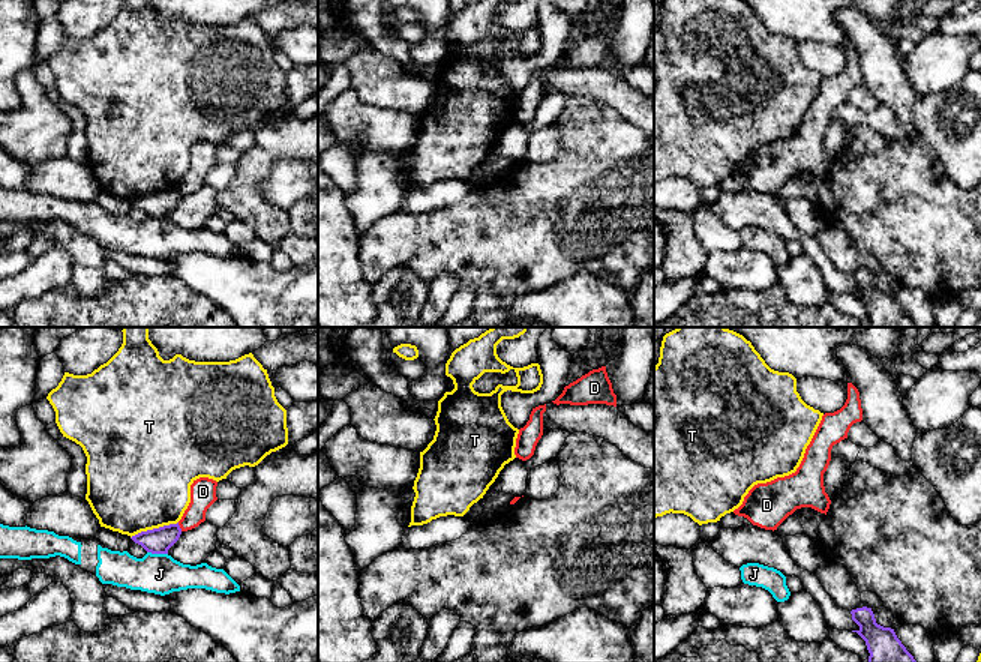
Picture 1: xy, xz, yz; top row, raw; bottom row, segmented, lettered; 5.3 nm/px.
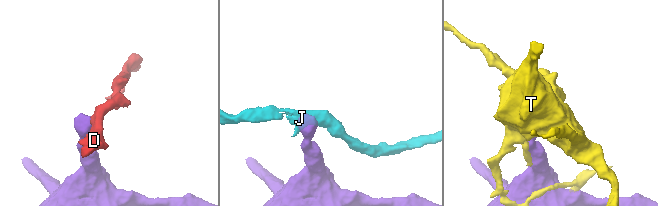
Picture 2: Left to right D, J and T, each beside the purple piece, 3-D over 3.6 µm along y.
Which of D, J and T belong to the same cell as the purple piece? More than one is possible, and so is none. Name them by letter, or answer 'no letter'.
no letter

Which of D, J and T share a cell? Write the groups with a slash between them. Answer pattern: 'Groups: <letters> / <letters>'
Groups: D / J / T

